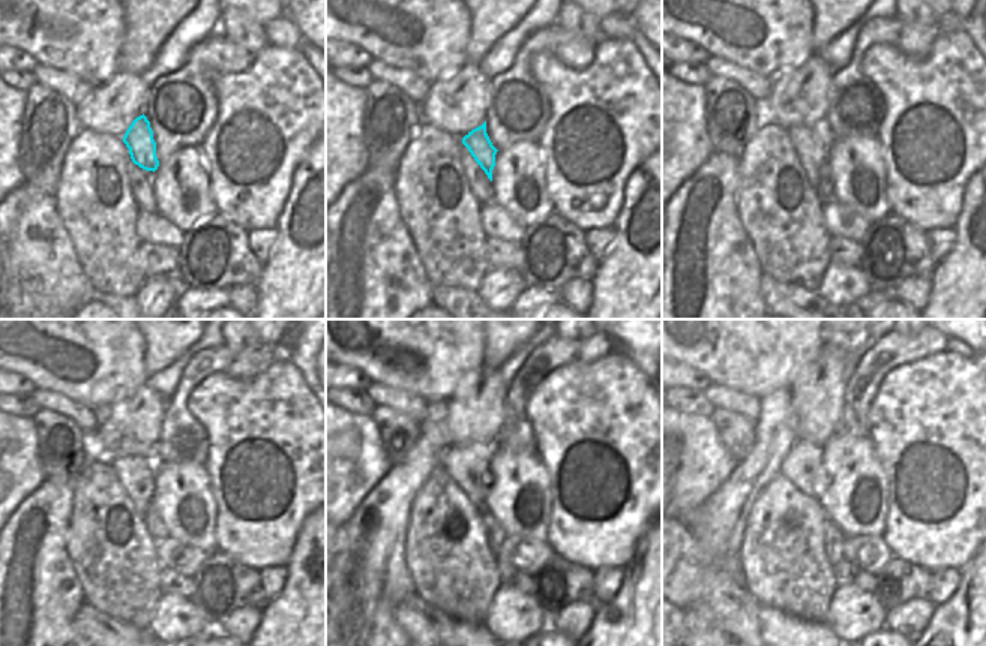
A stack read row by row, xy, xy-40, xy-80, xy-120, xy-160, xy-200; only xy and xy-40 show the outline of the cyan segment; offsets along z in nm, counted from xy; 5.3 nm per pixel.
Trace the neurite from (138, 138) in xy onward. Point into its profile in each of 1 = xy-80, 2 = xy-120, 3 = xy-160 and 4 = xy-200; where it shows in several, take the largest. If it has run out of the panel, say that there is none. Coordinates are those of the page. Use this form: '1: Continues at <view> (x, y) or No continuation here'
1: Continues at xy-80 (826, 189)
2: Continues at xy-120 (155, 526)
3: Continues at xy-160 (496, 535)
4: Continues at xy-200 (835, 537)

